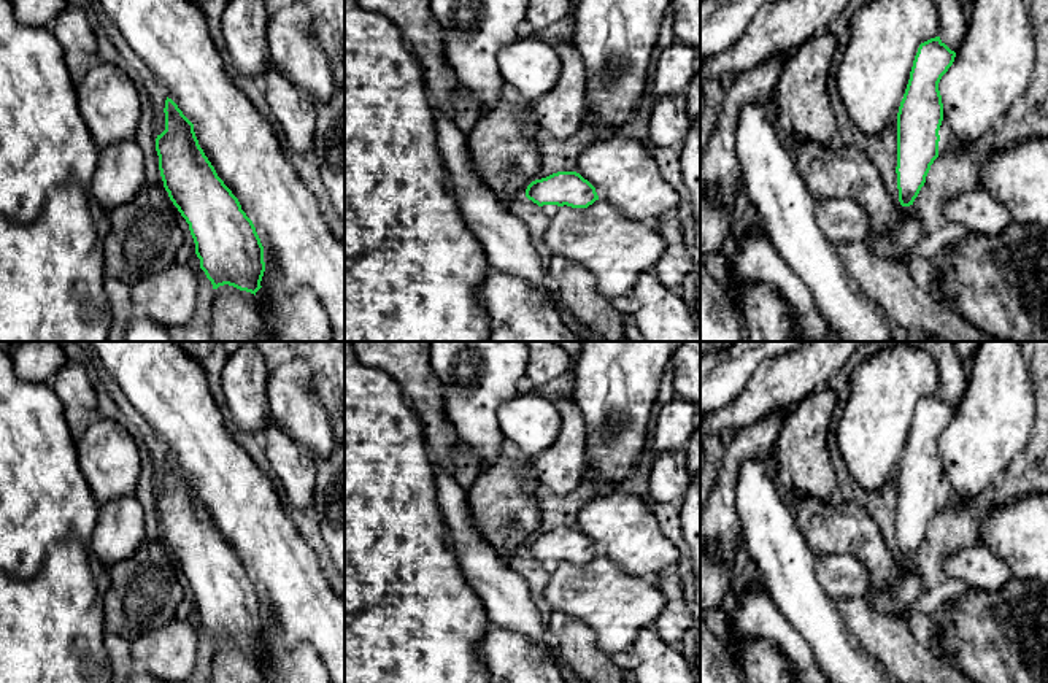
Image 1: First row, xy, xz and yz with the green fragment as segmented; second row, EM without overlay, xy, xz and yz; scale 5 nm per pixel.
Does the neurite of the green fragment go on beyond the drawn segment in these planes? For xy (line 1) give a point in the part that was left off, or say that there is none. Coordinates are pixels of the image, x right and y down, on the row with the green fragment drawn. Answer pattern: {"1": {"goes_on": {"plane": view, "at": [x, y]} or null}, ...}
{"1": {"goes_on": null}}

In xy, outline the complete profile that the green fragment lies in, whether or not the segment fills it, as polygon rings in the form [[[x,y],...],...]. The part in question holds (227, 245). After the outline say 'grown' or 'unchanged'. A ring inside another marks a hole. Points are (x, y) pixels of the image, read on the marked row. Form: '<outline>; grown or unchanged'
[[[165,100],[165,130],[156,138],[170,200],[189,224],[200,268],[213,289],[229,284],[256,295],[265,272],[264,246],[238,199],[218,176],[178,105]]]; unchanged

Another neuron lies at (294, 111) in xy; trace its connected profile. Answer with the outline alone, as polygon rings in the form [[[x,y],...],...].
[[[273,64],[264,73],[265,98],[286,145],[286,151],[313,152],[316,105]]]

